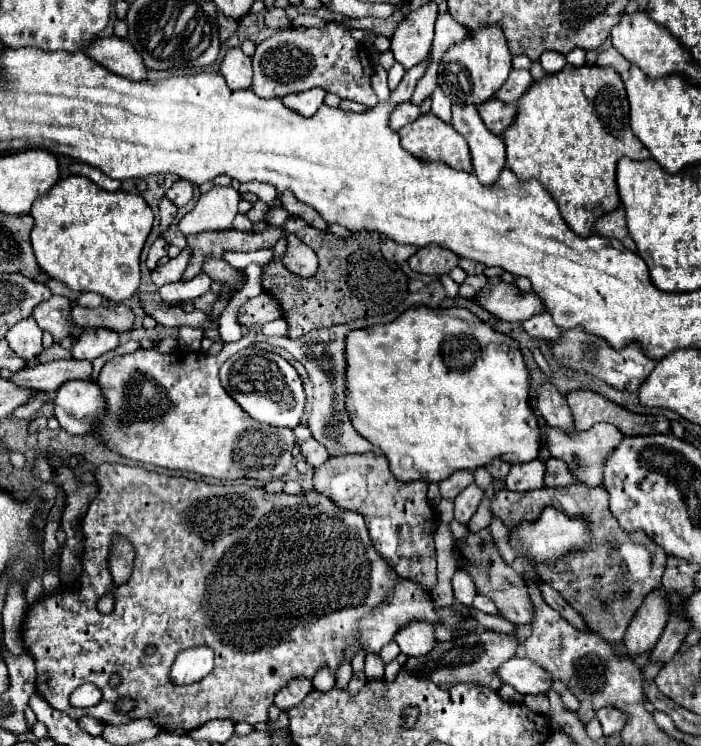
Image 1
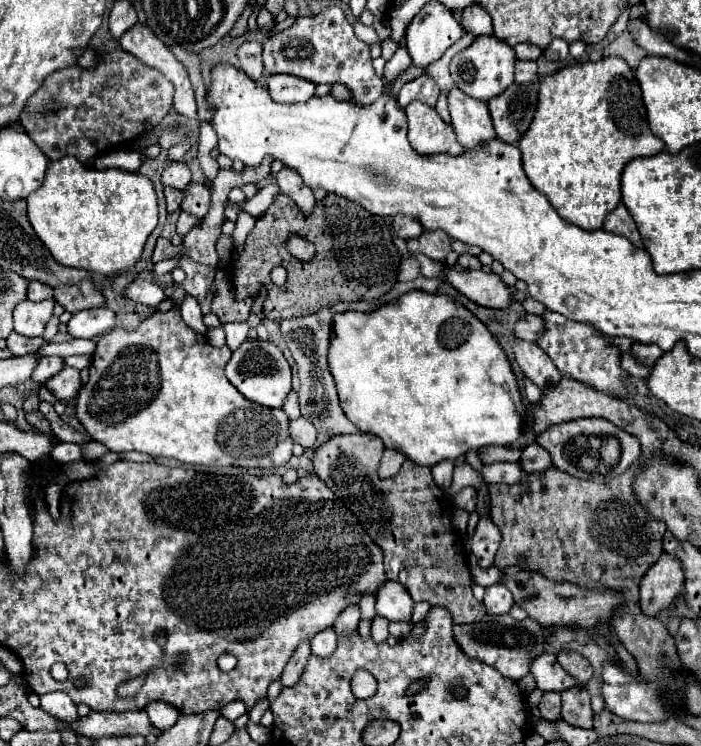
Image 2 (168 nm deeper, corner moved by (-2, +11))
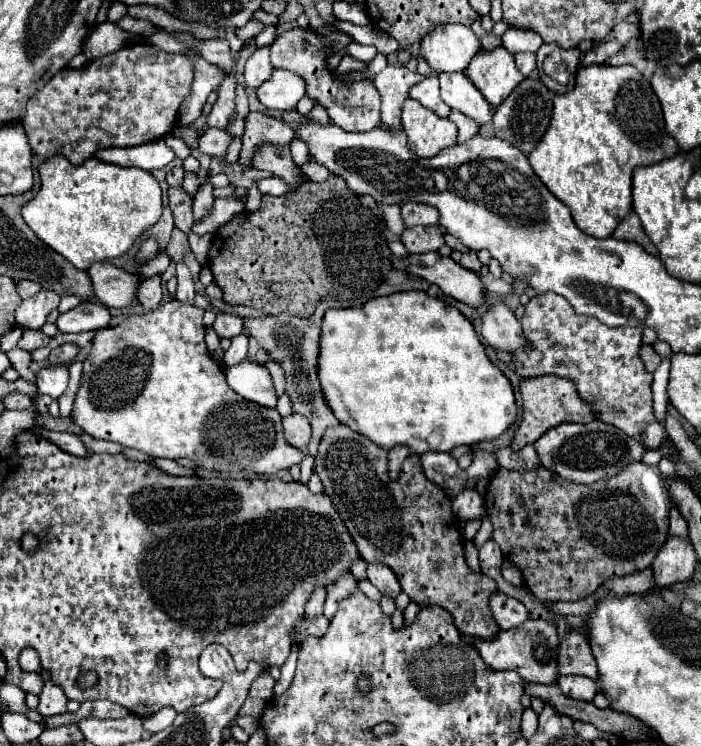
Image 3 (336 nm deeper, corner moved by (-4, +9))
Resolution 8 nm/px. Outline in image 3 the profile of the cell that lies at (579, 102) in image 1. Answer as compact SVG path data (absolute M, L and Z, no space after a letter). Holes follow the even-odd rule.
M583 66L575 74L573 90L555 94L553 114L547 132L531 150L529 164L541 182L571 210L573 222L589 236L607 238L623 216L631 212L631 172L635 166L655 164L673 158L679 152L677 142L665 132L663 114L649 80L645 80L635 66Z

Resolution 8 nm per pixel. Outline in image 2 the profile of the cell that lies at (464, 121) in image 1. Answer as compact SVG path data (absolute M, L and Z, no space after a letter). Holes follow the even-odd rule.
M453 86L447 92L447 102L449 102L451 118L453 118L451 126L453 126L459 142L467 150L477 148L477 146L481 146L481 142L495 138L487 102L467 96L457 86Z

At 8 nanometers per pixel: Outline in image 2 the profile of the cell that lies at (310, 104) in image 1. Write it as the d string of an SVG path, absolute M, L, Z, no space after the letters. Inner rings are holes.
M277 74L277 76L267 76L265 86L269 88L271 100L277 102L305 102L313 96L315 86L303 78L289 76L289 74Z

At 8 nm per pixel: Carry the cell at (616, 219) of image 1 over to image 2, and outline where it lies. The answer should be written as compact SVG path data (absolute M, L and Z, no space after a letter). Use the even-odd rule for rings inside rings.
M619 204L619 206L605 218L605 226L603 226L603 230L613 232L613 234L621 234L621 236L629 238L637 248L643 248L639 230L637 230L637 226L635 226L631 214L627 212L625 204Z

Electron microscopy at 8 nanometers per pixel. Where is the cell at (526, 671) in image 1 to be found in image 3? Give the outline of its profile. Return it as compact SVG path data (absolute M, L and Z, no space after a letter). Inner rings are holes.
M559 676L559 688L565 696L575 700L587 700L591 702L595 696L595 682L587 676Z

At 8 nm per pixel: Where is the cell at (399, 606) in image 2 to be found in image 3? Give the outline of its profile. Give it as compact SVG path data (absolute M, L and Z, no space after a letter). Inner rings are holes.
M367 564L367 578L387 598L397 598L401 594L397 576L383 564Z

